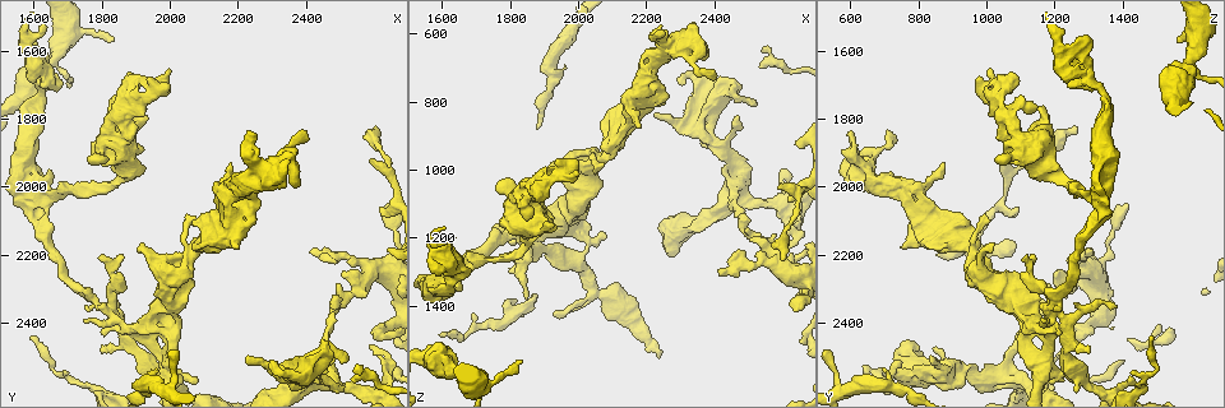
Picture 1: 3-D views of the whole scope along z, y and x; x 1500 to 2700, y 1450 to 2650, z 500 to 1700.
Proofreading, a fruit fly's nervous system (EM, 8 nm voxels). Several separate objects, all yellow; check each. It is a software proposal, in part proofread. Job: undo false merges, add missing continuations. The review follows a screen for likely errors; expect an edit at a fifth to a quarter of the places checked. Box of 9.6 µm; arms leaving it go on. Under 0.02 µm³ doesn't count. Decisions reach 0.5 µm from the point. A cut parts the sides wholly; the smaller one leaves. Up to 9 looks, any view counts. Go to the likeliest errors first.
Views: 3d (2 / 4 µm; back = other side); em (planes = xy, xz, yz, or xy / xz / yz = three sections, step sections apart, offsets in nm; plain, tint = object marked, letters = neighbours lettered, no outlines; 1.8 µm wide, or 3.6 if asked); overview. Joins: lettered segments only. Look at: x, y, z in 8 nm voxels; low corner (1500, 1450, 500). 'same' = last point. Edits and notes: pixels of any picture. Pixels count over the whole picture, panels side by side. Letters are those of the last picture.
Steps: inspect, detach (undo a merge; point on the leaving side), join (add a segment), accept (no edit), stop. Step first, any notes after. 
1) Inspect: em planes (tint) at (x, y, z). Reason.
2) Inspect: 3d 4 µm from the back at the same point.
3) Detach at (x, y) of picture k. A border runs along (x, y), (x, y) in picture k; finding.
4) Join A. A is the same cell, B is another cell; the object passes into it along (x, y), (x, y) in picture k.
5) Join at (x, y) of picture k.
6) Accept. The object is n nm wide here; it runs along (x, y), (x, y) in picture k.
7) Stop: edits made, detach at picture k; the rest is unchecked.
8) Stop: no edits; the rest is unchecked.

Inspect: em 3.6 µm xz step 4 (tint) at (2450, 2530, 1050). Four or more arms meet.

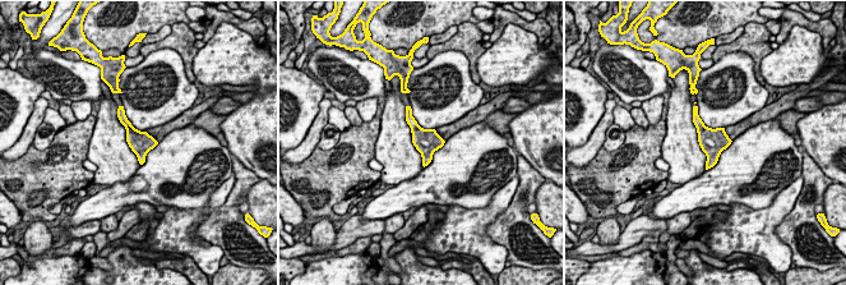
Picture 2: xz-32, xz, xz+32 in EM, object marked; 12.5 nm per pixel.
Inspect: em 3.6 µm planes (letters) at the same point. Another direction.

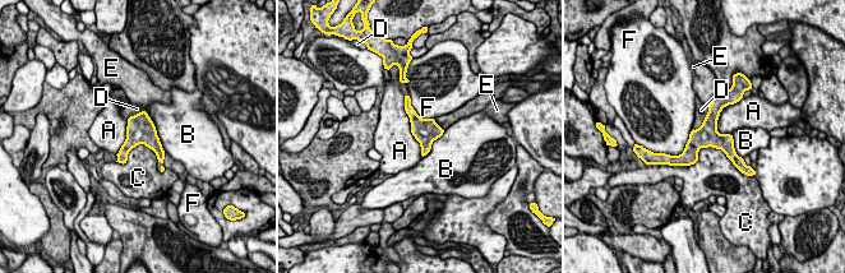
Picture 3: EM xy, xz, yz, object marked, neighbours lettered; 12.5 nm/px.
Accept. A, B, C, D, E and F are other cells; all the same neuron.

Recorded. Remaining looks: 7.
Inspect: em planes (letters) at (1890, 1770, 1030). A fork.

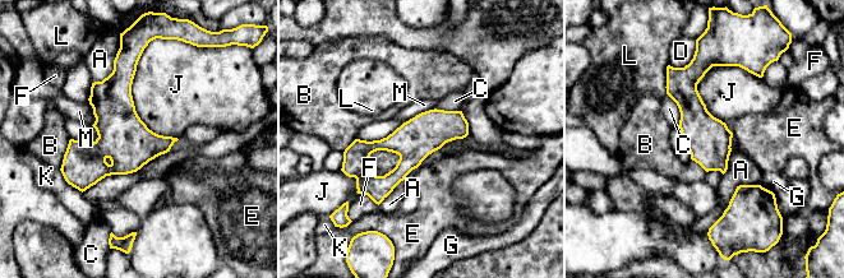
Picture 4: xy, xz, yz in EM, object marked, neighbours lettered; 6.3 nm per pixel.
Accept. The object is 260 nm wide here; A, B, C, D, E, F, G, J, K, L and M are other cells; a border runs along (761, 77), (713, 66), (696, 89) in picture 4; all the same neuron.

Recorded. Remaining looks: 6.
Inspect: em planes (letters) at (2590, 1840, 1260).

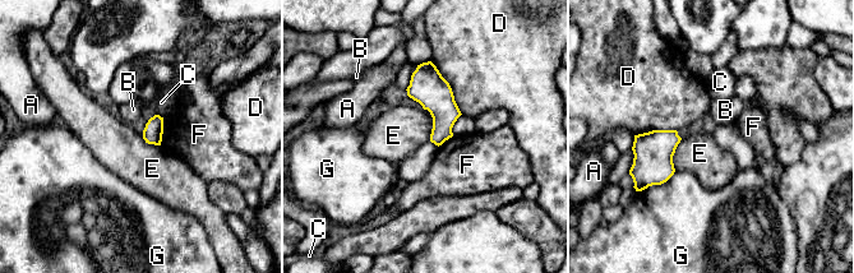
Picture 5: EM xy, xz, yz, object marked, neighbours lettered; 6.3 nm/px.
Accept. A, B, C, D, E, F and G are other cells; a border runs along (423, 107), (432, 118), (430, 140) in picture 5; no lettered segment goes on from it.

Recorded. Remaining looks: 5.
Inspect: em planes (letters) at (1600, 2430, 1480).

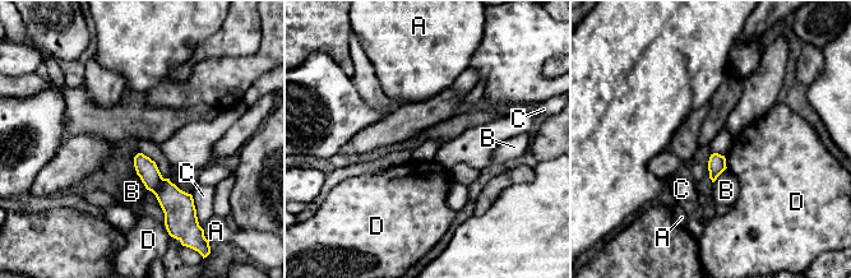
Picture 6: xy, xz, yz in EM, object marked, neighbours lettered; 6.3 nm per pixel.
Accept. A, B, C and D are other cells; a border runs along (724, 157), (727, 167) in picture 6; no lettered segment goes on from it.

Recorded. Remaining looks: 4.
Stop: no edits; the rest is unchecked.

